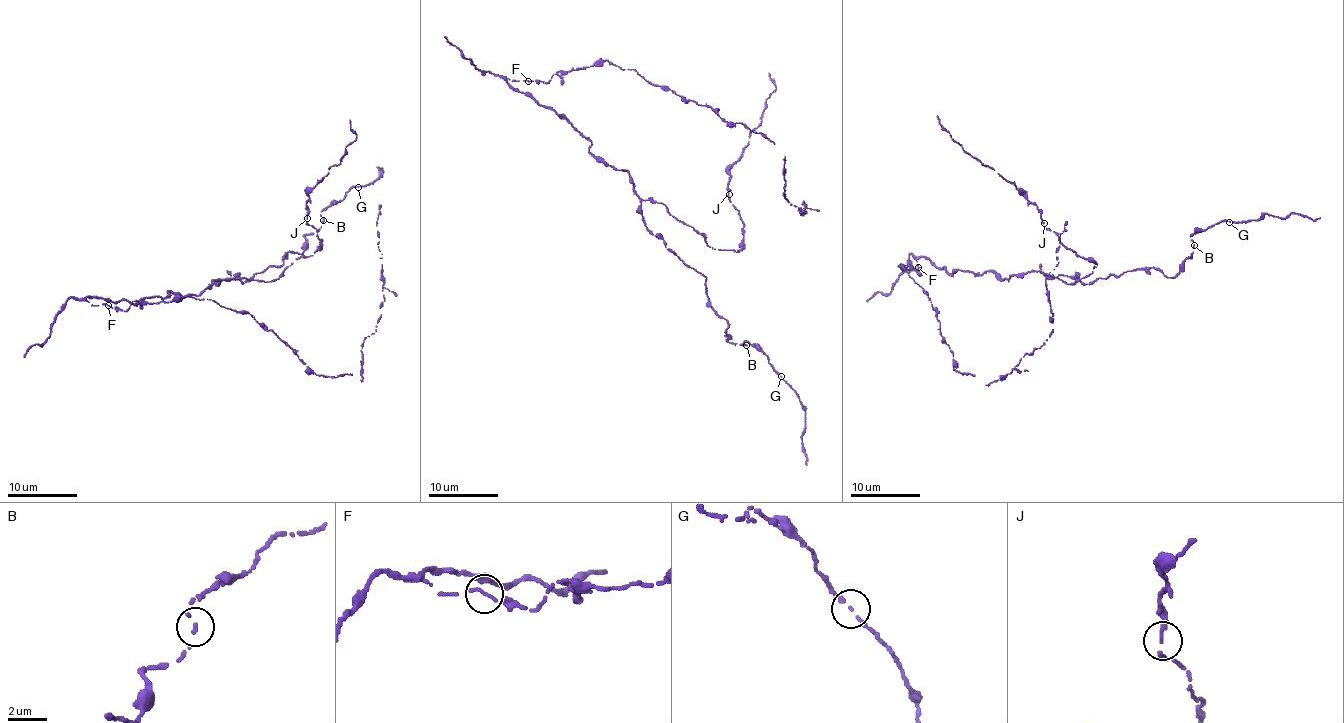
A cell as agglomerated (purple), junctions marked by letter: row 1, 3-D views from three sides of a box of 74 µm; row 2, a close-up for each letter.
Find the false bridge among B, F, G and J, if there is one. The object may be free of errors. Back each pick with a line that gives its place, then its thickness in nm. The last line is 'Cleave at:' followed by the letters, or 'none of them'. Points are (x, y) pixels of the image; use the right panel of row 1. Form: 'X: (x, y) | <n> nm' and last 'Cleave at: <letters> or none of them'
Cleave at: none of them

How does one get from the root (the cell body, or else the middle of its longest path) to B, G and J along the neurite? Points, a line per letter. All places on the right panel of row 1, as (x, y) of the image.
B: (927, 259), (952, 273), (992, 271), (1008, 281), (1034, 271), (1090, 284), (1152, 267), (1173, 278), (1194, 245)
G: (927, 259), (1008, 281), (1034, 271), (1090, 284), (1152, 267), (1173, 278), (1190, 235), (1229, 222)
J: (927, 259), (948, 273), (992, 271), (1008, 281), (1034, 271), (1073, 284), (1093, 272), (1096, 263), (1044, 223)

